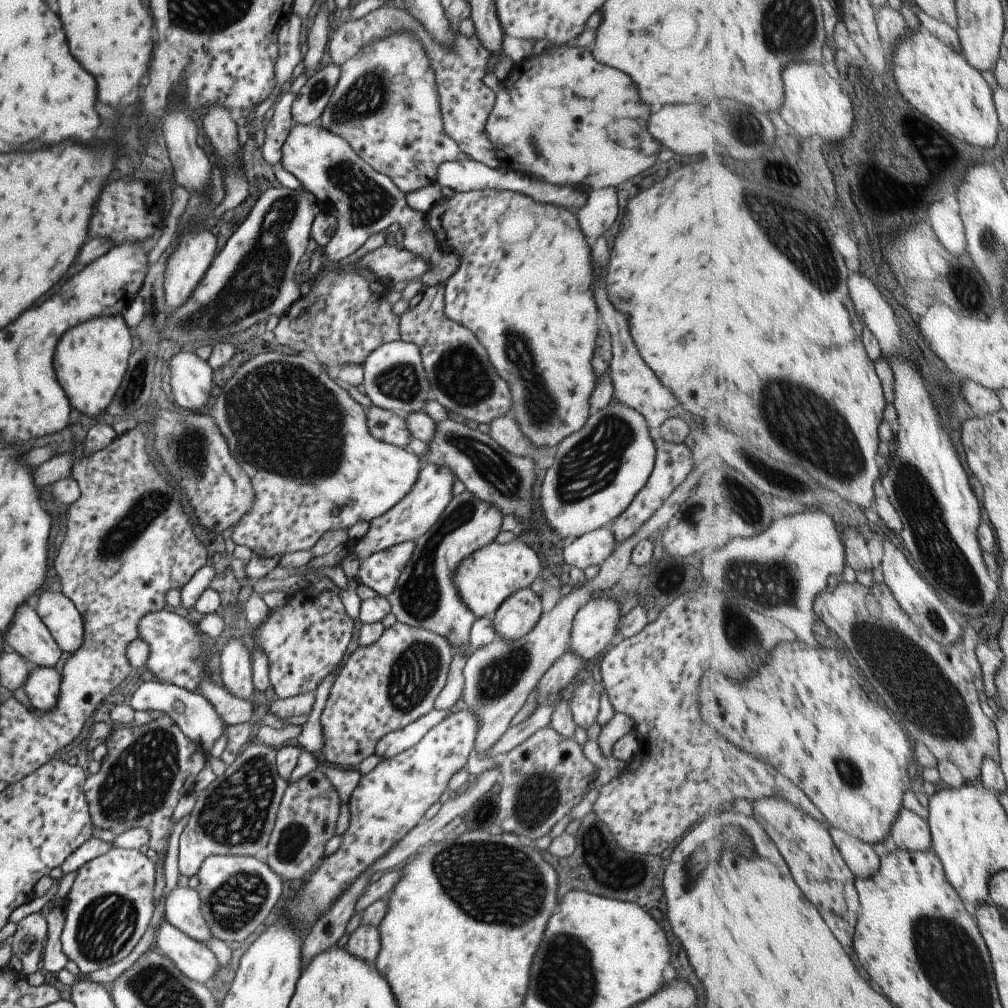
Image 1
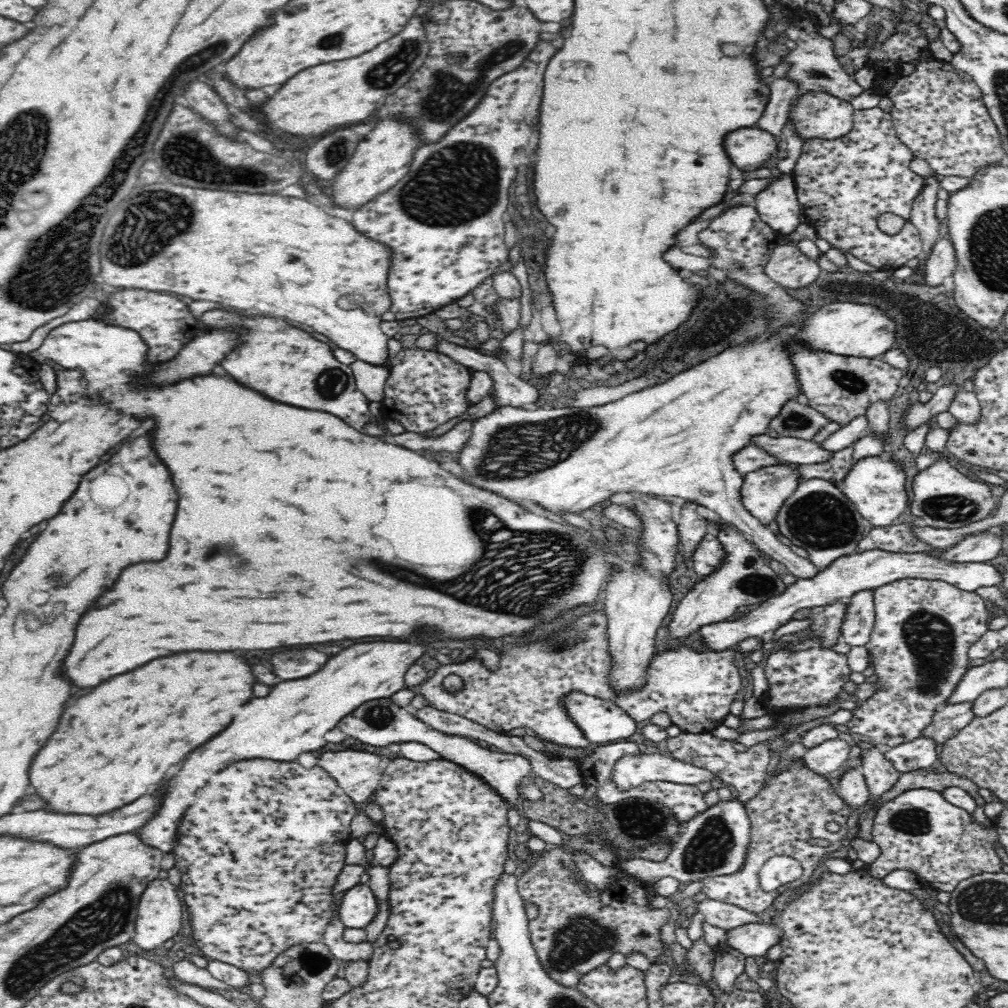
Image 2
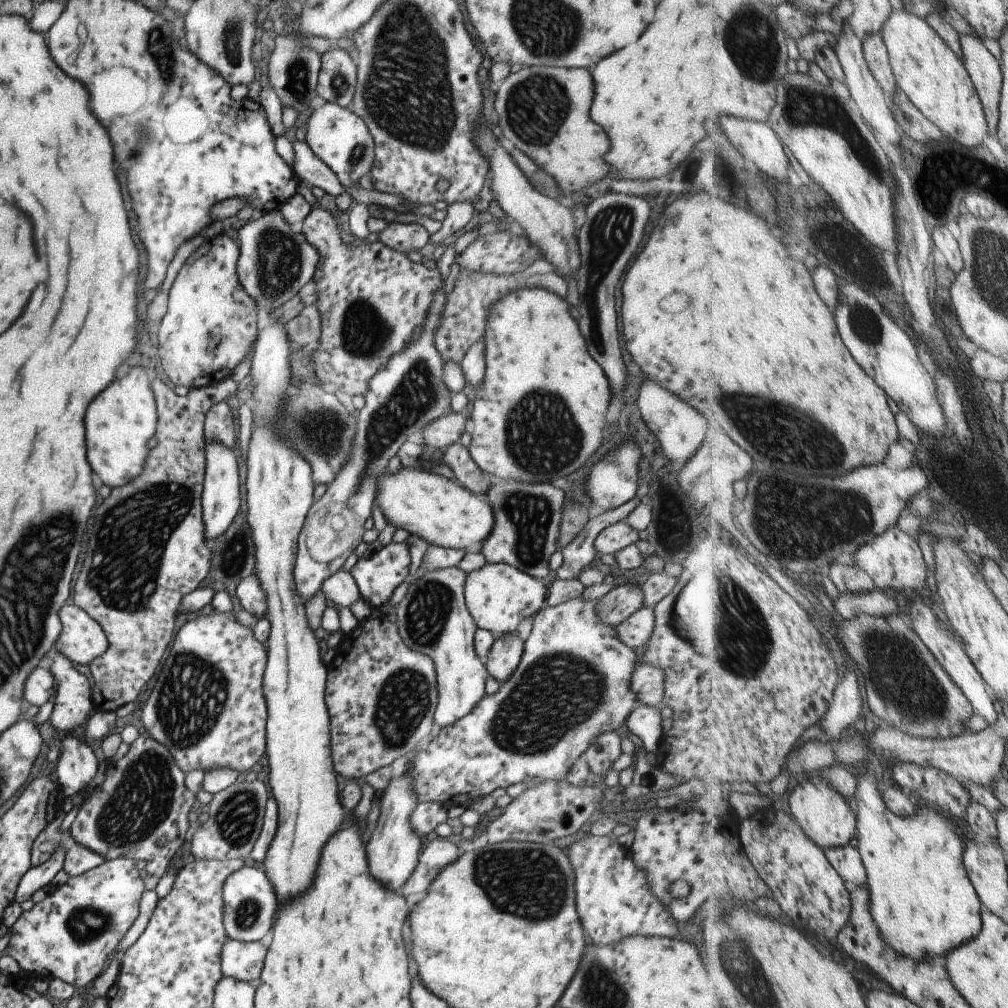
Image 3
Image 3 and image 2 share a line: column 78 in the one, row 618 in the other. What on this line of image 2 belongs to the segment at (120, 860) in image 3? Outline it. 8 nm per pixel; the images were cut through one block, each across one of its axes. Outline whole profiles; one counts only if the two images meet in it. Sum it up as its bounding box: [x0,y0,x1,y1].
[844,578,990,748]

